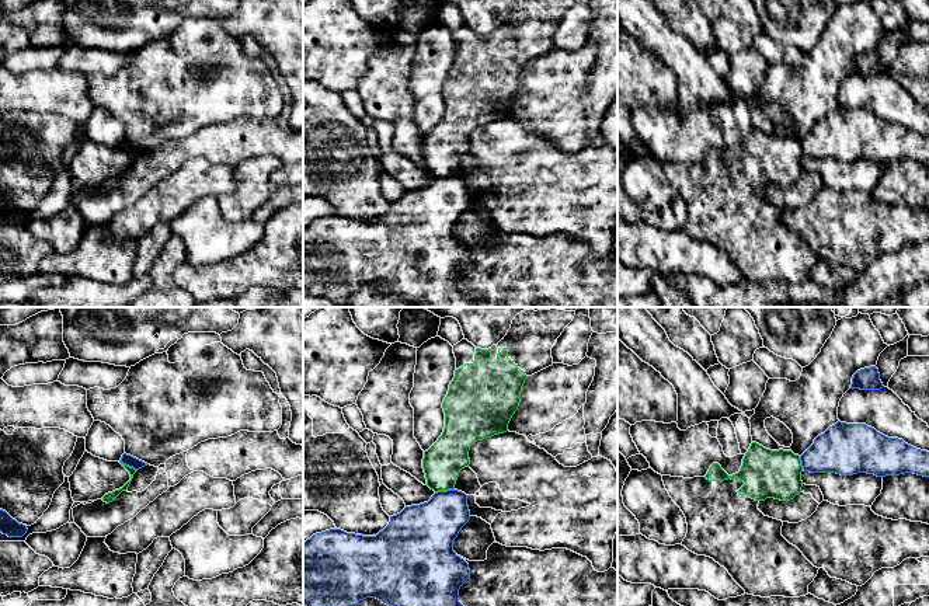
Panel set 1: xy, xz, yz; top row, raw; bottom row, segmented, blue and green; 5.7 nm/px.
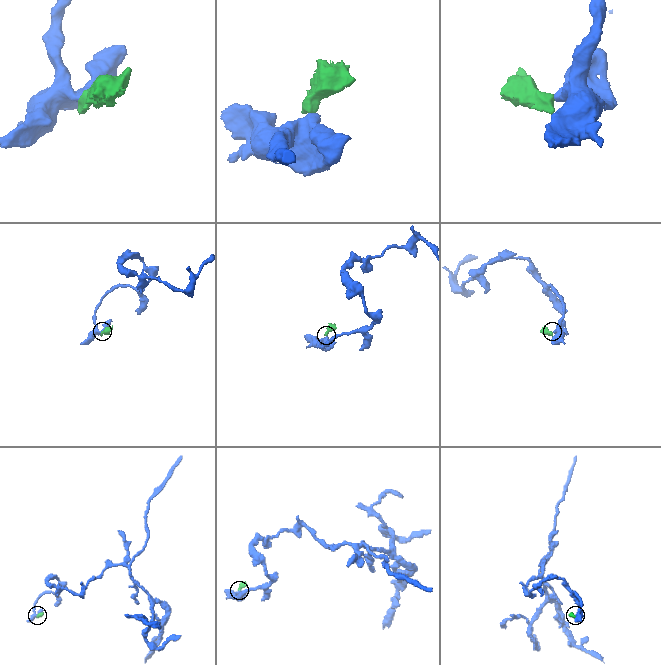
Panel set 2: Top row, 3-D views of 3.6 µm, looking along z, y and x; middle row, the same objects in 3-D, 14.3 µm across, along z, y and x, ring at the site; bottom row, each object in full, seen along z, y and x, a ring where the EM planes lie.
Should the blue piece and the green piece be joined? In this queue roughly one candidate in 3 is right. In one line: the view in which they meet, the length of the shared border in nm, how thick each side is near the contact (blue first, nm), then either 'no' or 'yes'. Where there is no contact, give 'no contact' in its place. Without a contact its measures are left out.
xz | 110 nm | 320/220 nm | no

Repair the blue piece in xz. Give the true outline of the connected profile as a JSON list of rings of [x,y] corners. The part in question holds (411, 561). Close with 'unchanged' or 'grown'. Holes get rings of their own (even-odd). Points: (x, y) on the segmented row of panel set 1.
[[[448,490],[435,492],[428,502],[406,506],[400,513],[390,516],[389,525],[376,536],[347,533],[341,529],[313,534],[303,541],[303,606],[356,606],[359,600],[366,598],[376,598],[389,606],[463,606],[459,602],[459,589],[470,579],[470,570],[469,564],[453,551],[453,540],[469,519],[467,495],[457,490]]]; unchanged

